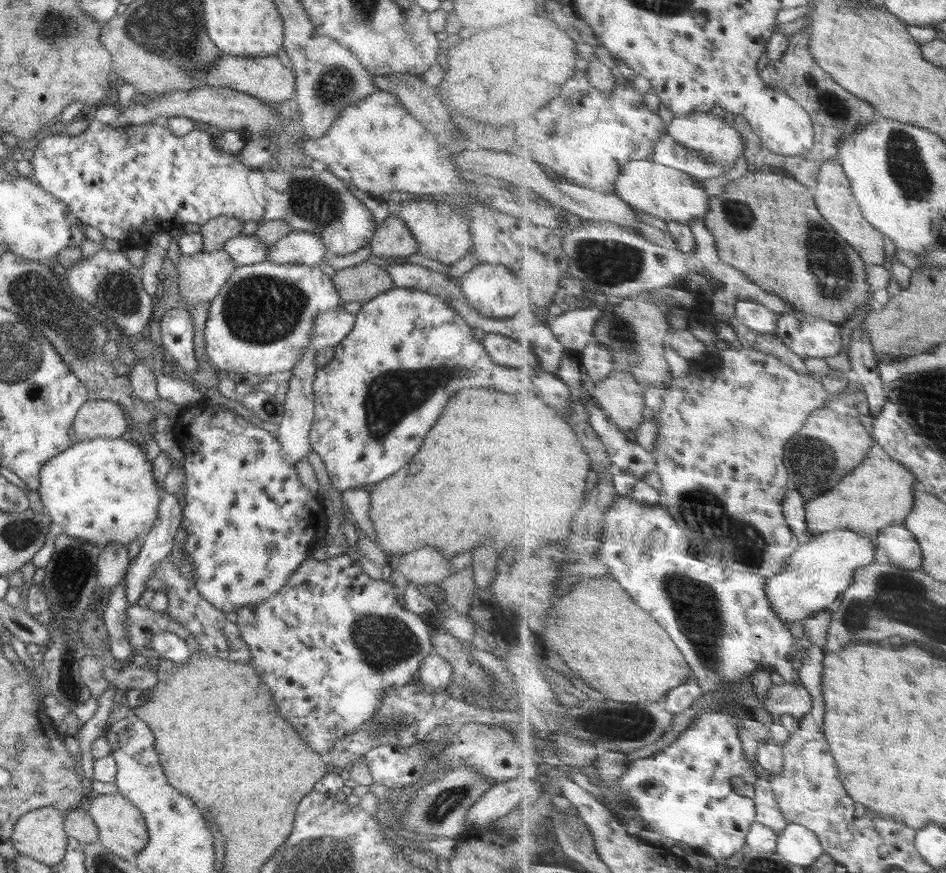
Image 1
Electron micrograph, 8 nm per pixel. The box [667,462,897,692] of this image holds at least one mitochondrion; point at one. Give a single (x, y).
(704, 512)

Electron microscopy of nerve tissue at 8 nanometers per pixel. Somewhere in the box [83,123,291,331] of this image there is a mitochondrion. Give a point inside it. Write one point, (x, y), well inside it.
(117, 290)

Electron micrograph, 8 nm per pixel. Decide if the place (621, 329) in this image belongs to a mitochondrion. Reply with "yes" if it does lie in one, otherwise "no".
yes

